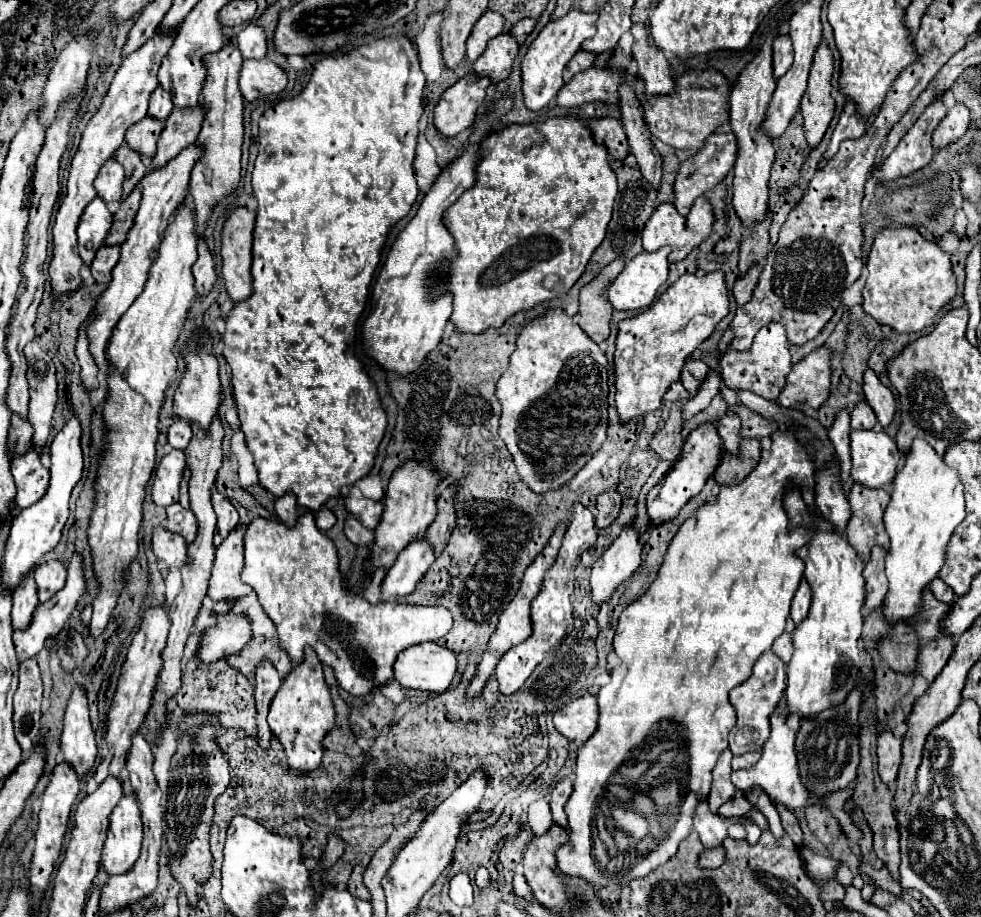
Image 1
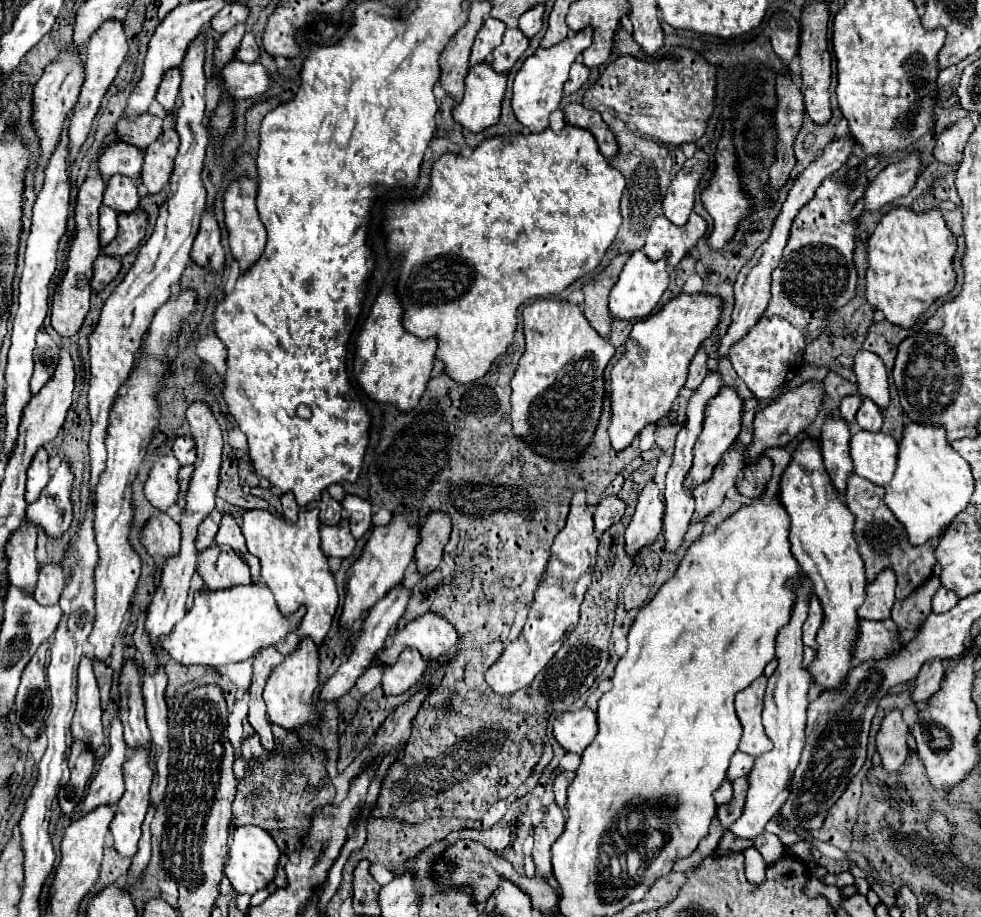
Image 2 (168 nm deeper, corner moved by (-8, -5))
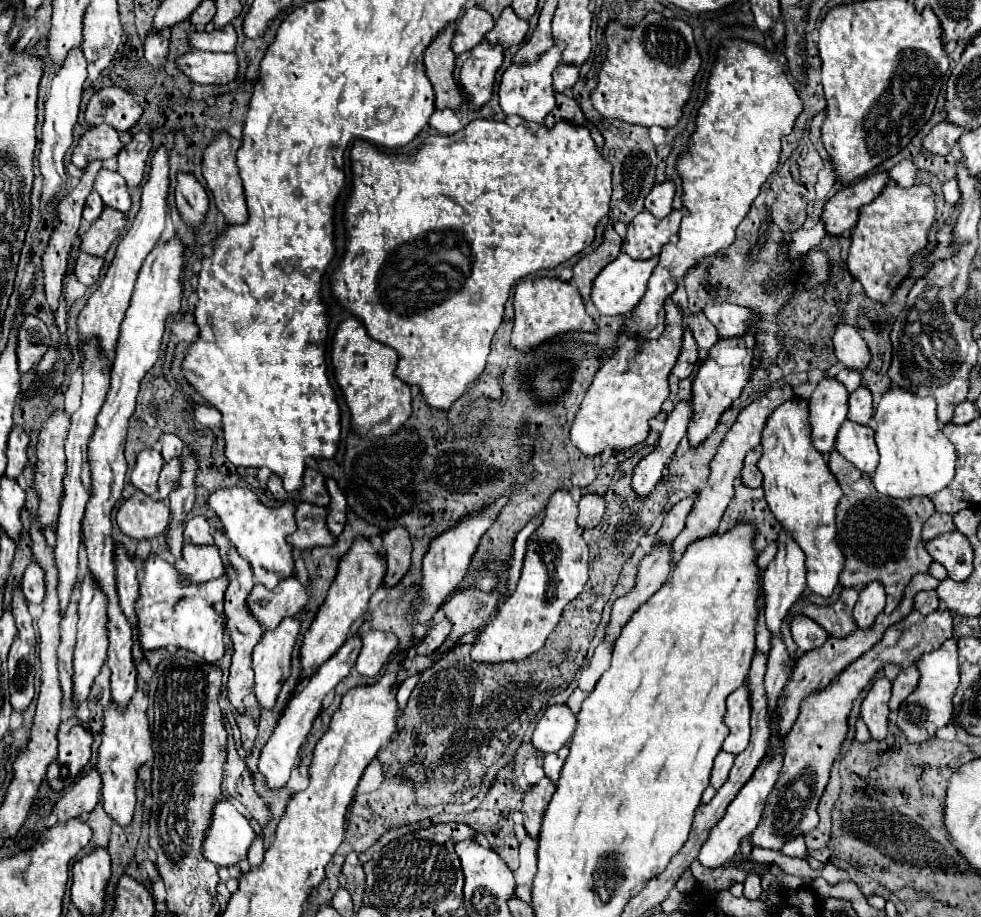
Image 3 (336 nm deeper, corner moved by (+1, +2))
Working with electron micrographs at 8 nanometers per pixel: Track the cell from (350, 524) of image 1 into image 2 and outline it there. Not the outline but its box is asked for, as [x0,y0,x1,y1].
[321,519,357,559]

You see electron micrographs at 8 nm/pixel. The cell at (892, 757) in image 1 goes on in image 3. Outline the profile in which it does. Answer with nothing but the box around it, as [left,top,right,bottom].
[862,676,892,740]

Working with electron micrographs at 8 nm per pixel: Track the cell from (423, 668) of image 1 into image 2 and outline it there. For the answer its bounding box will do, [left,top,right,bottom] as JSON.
[383,649,431,695]

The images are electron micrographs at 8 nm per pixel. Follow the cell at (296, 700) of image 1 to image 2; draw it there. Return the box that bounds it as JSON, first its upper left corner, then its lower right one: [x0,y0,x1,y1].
[263,637,321,731]

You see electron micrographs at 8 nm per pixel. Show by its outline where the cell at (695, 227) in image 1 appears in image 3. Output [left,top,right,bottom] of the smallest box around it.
[622,210,686,258]

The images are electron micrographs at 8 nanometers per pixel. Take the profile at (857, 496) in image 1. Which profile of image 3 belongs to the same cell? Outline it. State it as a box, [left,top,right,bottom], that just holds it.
[828,450,934,614]

